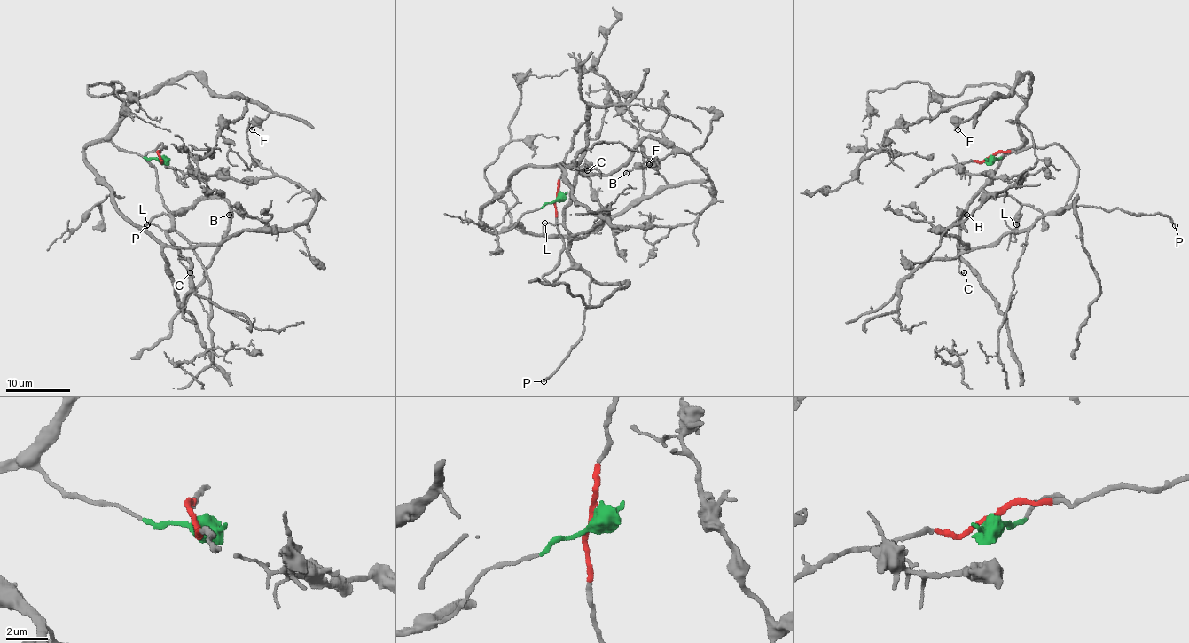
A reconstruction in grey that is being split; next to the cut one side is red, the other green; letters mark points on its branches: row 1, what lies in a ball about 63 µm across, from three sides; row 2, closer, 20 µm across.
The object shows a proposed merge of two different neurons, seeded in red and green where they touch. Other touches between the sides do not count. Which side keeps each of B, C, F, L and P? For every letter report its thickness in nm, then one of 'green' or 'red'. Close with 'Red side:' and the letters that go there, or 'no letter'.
B: 100 nm | green
C: 110 nm | red
F: 200 nm | green
L: 110 nm | red
P: 190 nm | red
Red side: C, L, P

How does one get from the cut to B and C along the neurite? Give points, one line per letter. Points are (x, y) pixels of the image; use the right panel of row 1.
B: (991, 157), (1026, 141), (1003, 159), (961, 217), (959, 247), (967, 247), (932, 230), (967, 214)
C: (991, 157), (1058, 145), (1077, 168), (1077, 184), (1059, 214), (967, 248), (959, 259), (964, 272)

